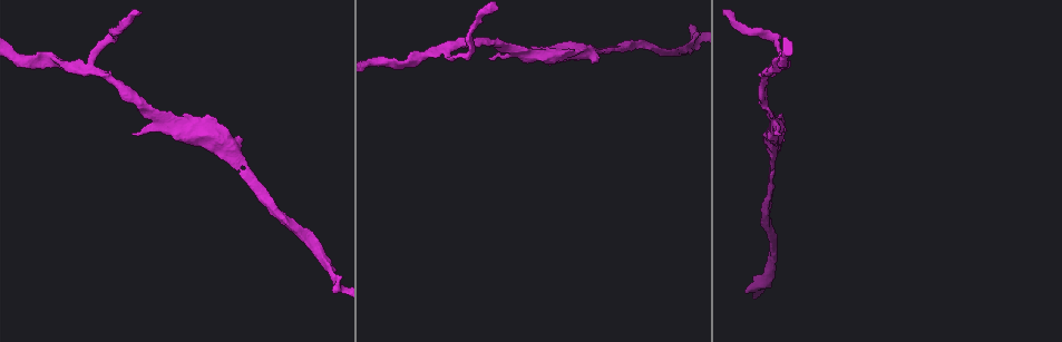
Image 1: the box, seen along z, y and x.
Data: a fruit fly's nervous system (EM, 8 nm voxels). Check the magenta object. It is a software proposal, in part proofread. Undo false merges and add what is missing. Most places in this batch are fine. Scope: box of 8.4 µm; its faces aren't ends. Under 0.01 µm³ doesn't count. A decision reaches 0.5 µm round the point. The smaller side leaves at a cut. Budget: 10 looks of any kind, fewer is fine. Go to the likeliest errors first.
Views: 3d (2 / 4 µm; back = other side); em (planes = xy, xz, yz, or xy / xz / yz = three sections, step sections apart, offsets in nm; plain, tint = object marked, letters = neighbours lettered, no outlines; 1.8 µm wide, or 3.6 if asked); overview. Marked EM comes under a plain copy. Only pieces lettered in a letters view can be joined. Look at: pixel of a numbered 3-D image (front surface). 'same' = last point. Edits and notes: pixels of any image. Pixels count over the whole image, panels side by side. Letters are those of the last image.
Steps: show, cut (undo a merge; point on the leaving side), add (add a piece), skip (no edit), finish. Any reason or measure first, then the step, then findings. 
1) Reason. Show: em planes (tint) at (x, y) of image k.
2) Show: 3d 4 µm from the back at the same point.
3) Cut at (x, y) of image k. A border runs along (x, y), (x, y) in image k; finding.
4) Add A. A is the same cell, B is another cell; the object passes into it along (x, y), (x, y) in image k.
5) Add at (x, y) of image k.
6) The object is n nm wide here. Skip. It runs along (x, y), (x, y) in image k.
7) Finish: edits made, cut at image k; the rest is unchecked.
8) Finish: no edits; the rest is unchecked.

Show: 3d 4 µm at (498, 9) of image 1.

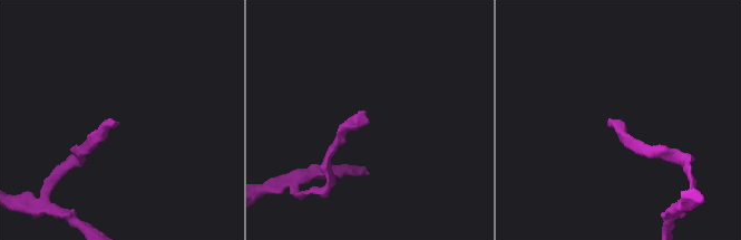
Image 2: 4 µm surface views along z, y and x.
Show: em yz step 8 (letters) at (619, 120) of image 2.

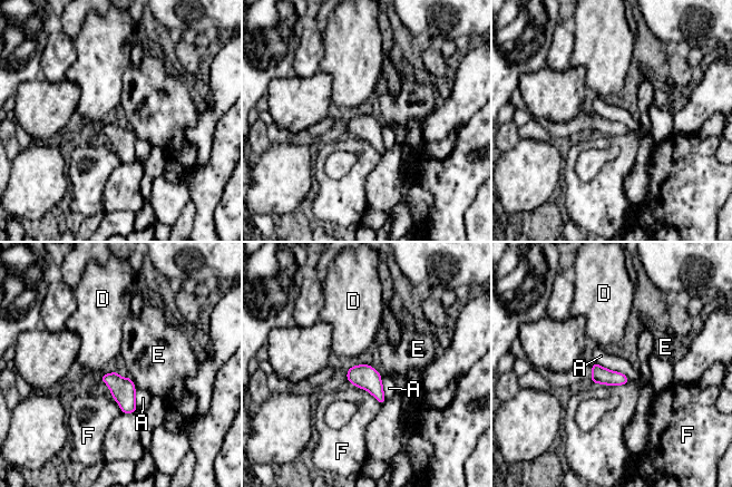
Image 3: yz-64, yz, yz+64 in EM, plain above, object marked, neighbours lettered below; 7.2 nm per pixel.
Cut it another way. Show: em xz step 16 (letters) at the same point.

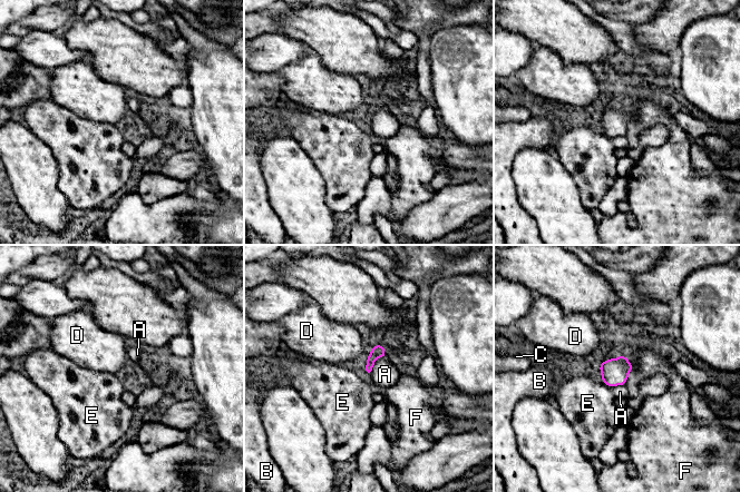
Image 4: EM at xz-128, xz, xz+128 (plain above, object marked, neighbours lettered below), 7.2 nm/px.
Skip. A, B, C, D, E and F are other cells; none of them fits.

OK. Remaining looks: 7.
Thin neck. Show: 3d 2 µm at (245, 167) of image 1.

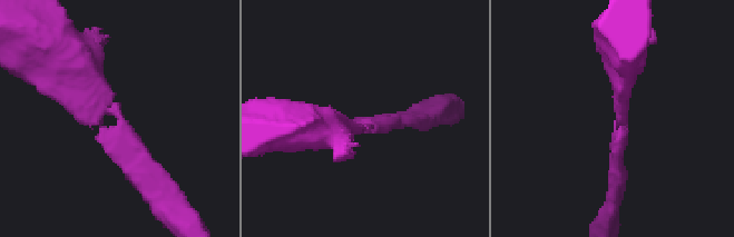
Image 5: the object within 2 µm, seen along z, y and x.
The arms are 180, 400 nm wide. Show: em planes (tint) at (360, 125) of image 5.

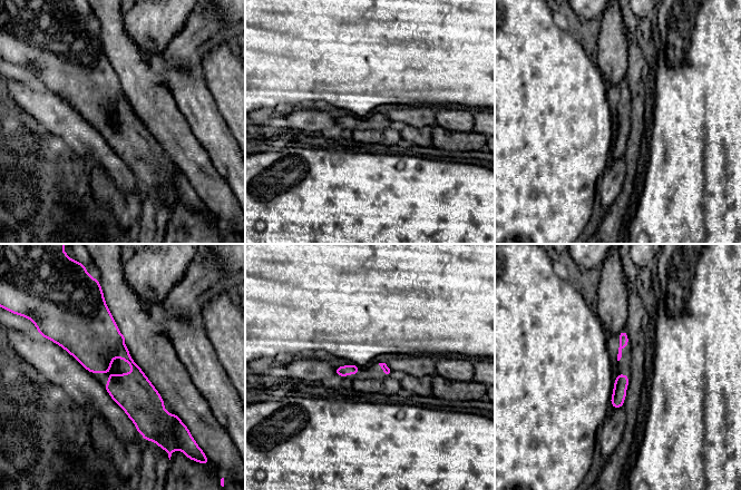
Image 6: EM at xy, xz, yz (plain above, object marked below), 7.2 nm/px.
Show: em planes (letters) at the same point.

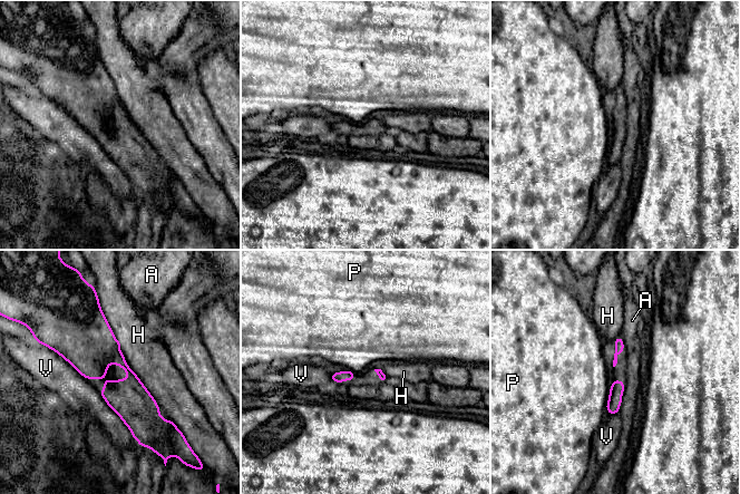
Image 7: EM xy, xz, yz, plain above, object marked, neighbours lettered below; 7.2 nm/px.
The longest contact is with V, 500 nm. Skip. A, H, P and V are other cells; a border runs along (611, 386), (605, 408) in image 7; all the same neuron.

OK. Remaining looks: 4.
Abrupt turn. Show: em planes (letters) at (768, 73) of image 1.

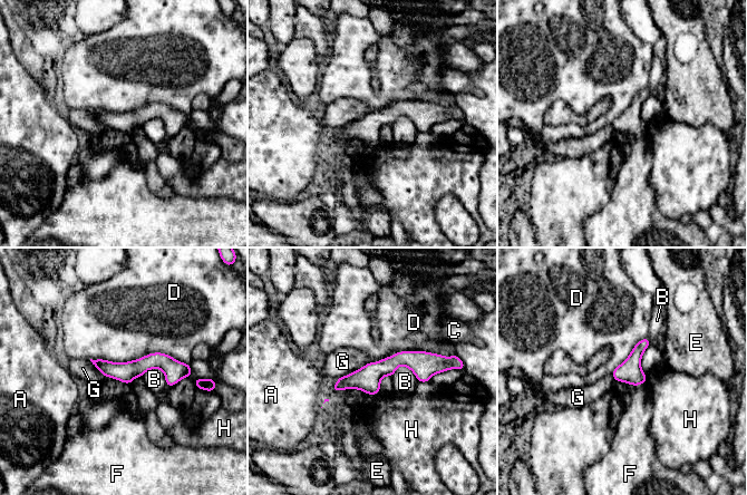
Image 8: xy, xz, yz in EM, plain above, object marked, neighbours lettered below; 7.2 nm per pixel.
The object is 150 nm wide here. Skip. A, B, C, D, E, F, G and H are other cells; all the same neuron.

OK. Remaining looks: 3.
An open end. Show: em planes (letters) at (489, 59) of image 1.

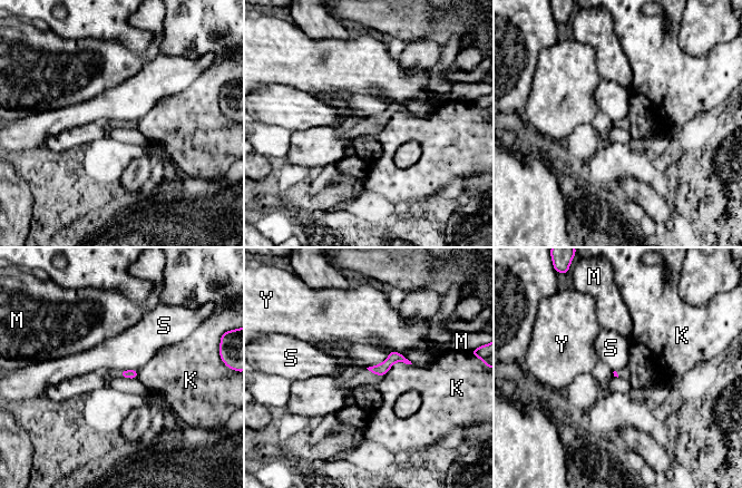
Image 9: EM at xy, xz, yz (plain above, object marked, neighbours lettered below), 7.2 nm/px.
Skip. K, M, S and Y are other cells; a border runs along (136, 369), (125, 369), (123, 371) in image 9; no lettered piece goes on from it.

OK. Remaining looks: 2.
Finish: no edits; the rest is unchecked.

